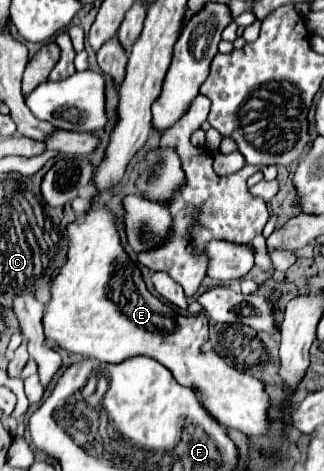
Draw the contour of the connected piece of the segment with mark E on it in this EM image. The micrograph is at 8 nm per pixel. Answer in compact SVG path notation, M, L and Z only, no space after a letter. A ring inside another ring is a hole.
M95 200L93 210L87 214L83 224L69 224L69 238L71 244L67 252L67 262L51 284L51 302L47 304L43 318L45 336L57 342L67 352L89 356L107 364L119 364L135 356L149 356L159 364L163 364L165 368L169 368L169 372L181 386L193 388L199 394L201 406L209 412L209 416L215 422L219 422L225 428L237 428L243 434L261 436L269 426L267 422L269 398L263 390L263 384L257 378L225 364L213 350L207 352L203 348L209 336L209 328L205 326L207 318L203 314L181 316L177 310L163 304L161 298L149 294L137 264L133 264L129 256L125 256L123 252L113 214L103 206L99 206ZM111 294L119 294L119 304L111 300Z

